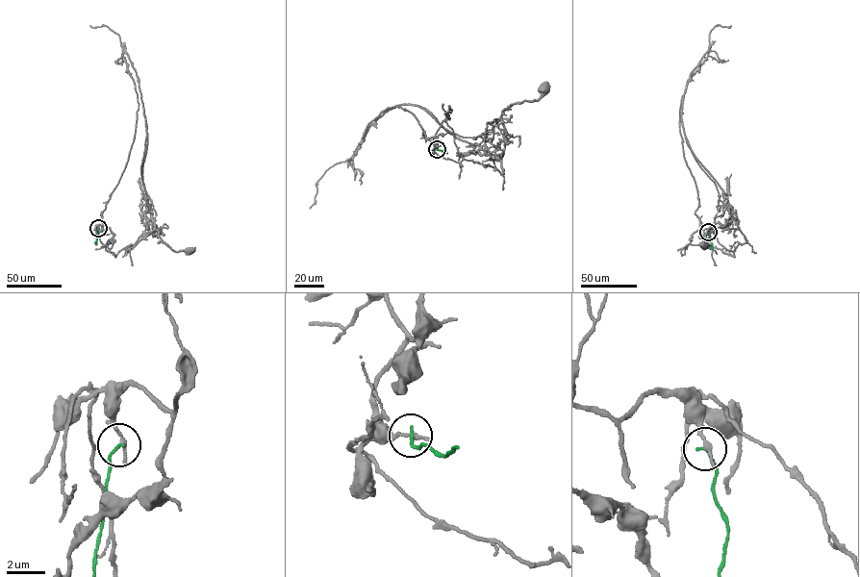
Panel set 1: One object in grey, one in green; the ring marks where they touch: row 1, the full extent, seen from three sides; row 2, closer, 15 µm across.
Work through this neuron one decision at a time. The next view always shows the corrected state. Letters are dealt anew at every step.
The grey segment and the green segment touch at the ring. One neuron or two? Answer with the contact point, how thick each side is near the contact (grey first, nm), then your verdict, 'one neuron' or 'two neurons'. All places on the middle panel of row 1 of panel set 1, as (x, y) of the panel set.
at (437, 149); 280 nm thick on the grey side, 170 nm on the other; two neurons

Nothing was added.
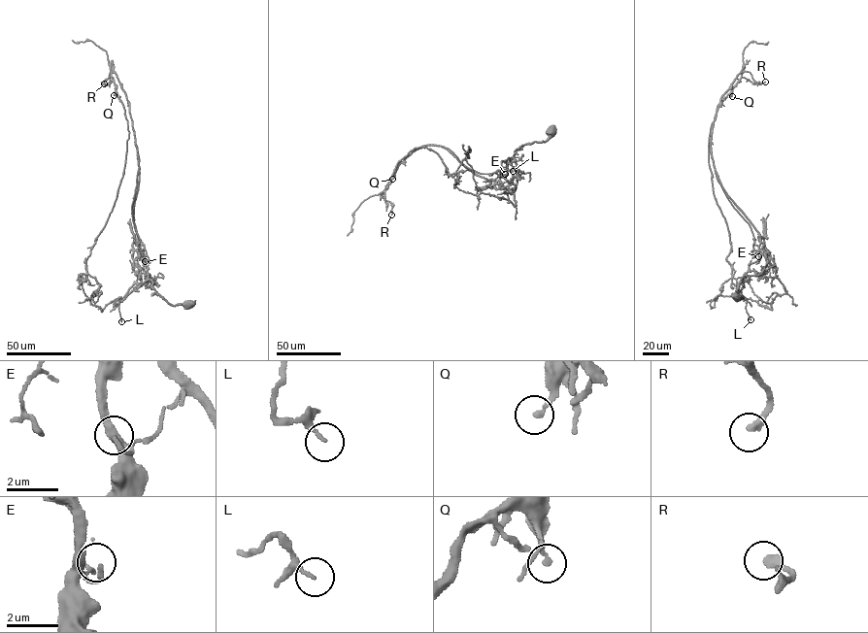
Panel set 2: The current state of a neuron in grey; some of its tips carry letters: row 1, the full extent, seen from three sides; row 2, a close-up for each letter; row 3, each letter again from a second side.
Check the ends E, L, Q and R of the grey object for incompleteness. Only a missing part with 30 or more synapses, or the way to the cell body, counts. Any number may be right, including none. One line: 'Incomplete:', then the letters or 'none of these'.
Incomplete: none of these

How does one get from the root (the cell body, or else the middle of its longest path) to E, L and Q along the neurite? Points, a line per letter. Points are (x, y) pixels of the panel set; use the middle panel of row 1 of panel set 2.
E: (551, 130), (546, 141), (527, 143), (515, 151), (505, 174)
L: (551, 130), (546, 141), (527, 143), (515, 151), (513, 156), (502, 160), (499, 170), (513, 171)
Q: (551, 130), (546, 141), (515, 151), (506, 174), (494, 180), (430, 145), (405, 157), (379, 193), (392, 179)

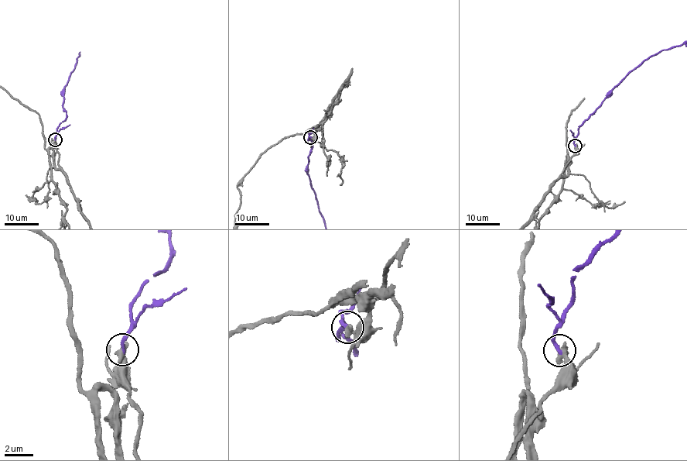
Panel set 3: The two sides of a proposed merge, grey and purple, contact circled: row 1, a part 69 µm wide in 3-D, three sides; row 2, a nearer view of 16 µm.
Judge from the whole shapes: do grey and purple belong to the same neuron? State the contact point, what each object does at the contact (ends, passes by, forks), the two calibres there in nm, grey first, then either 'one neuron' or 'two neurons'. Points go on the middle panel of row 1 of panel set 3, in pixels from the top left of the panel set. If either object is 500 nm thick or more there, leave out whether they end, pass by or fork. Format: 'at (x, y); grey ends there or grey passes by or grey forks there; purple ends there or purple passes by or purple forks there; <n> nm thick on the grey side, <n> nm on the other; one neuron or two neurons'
at (310, 137); 500 nm thick on the grey side, 260 nm on the other; one neuron

